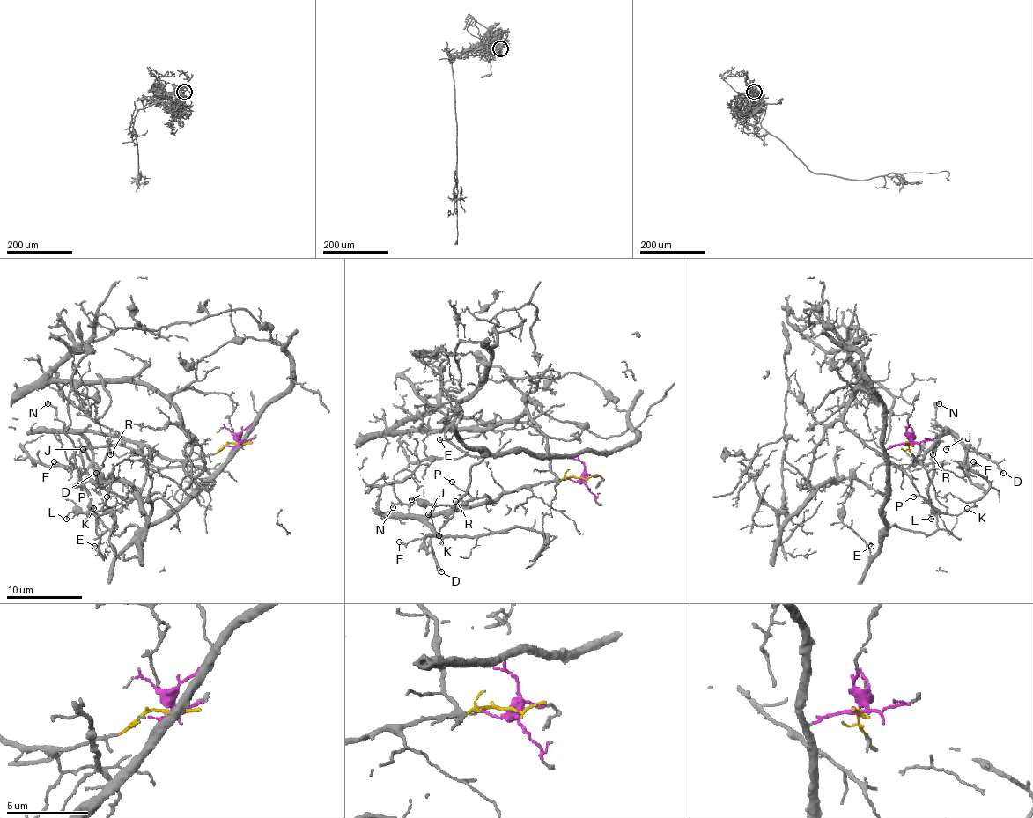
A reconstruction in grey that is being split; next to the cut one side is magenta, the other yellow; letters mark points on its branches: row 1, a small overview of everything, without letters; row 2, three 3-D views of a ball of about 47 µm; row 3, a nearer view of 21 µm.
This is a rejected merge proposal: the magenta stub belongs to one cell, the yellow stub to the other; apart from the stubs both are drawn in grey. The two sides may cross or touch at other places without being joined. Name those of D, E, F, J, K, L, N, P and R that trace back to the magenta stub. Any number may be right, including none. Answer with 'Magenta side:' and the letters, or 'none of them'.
Magenta side: E, L

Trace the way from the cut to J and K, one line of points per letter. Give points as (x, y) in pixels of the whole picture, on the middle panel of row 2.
J: (583, 479), (522, 485), (490, 502), (439, 512), (428, 519), (430, 526), (428, 513)
K: (583, 479), (570, 477), (522, 485), (505, 490), (492, 502), (486, 497), (477, 497), (448, 515), (439, 536)

